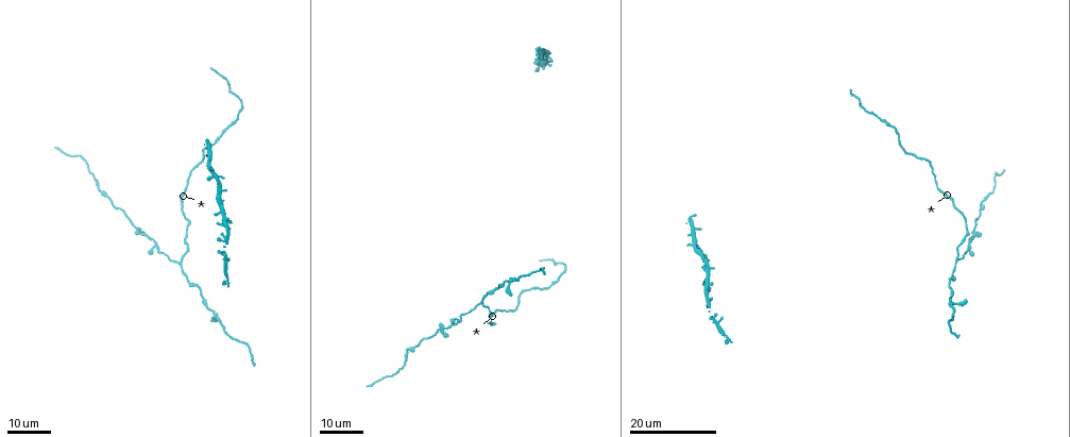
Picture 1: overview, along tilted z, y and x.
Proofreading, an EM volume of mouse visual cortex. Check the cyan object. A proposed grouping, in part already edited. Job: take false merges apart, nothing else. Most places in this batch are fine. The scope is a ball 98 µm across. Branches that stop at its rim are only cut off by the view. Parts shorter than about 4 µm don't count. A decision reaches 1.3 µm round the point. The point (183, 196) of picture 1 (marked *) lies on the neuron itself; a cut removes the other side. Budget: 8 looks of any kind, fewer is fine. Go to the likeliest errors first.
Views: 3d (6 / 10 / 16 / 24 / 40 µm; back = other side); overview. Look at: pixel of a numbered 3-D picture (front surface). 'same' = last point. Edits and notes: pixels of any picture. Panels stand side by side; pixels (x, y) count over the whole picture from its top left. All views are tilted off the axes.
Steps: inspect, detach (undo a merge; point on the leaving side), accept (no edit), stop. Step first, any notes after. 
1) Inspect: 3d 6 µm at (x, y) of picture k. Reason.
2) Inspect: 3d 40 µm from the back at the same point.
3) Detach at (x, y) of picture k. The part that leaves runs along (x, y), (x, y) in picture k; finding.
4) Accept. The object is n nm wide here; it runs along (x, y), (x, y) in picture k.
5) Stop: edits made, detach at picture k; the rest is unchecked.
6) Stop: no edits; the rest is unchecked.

Inspect: 3d 16 µm at (482, 302) of picture 1. A fork.

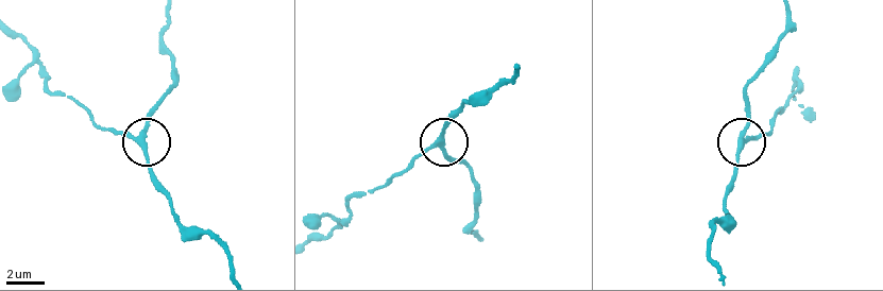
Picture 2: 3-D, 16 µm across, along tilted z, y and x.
Inspect: 3d 10 µm at (136, 139) of picture 2.

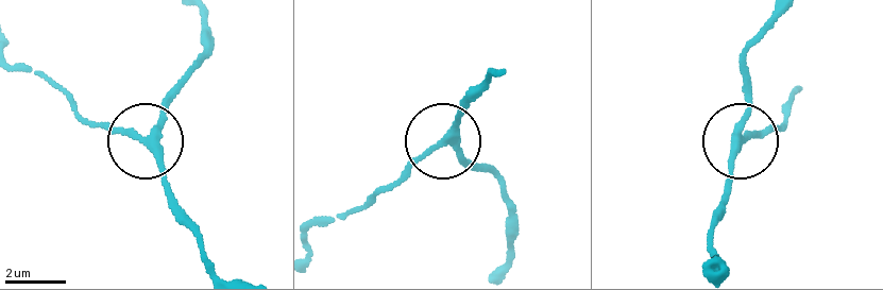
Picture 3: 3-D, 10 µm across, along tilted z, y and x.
Accept. 3 arms meet here; it runs along (782, 12), (748, 52), (743, 137), (783, 130) in picture 3; all the same neuron.

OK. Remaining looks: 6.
Inspect: 3d 24 µm at (509, 282) of picture 1. Four arms meet.

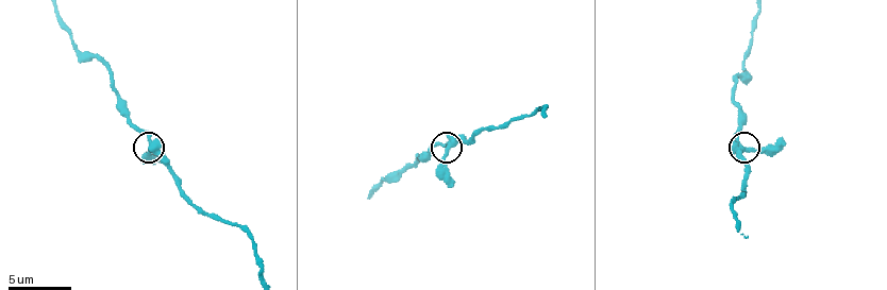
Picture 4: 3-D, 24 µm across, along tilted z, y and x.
Inspect: 3d 6 µm at (447, 147) of picture 4.

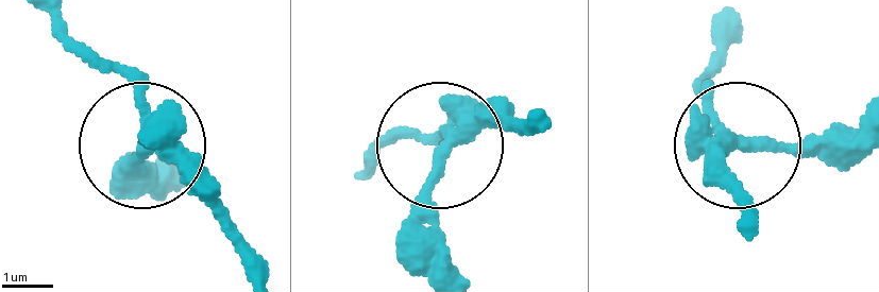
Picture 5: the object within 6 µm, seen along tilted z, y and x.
Accept. It runs along (715, 46), (699, 80), (731, 141), (860, 146) in picture 5; continuous, no second neuron.

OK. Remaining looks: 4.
Inspect: 3d 24 µm at (154, 247) of picture 1. Four arms meet.

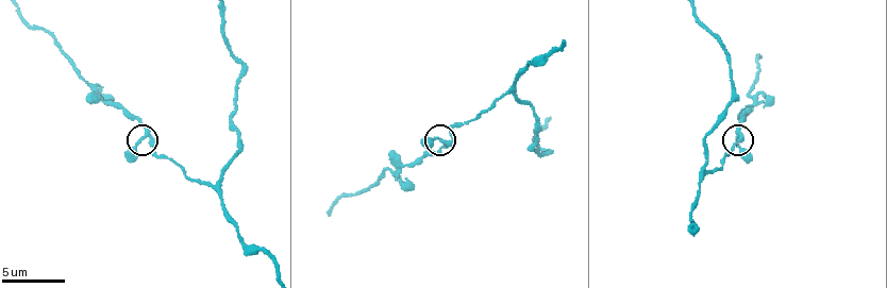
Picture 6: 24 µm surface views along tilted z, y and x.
Inspect: 3d 10 µm at (736, 135) of picture 6. Closer look.

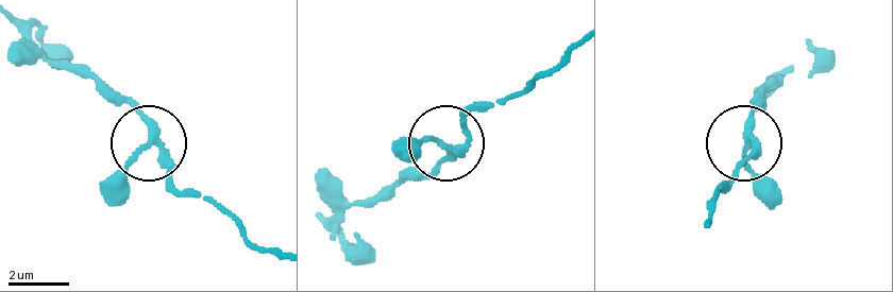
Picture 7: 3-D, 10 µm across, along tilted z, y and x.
Accept. It runs along (275, 253), (179, 191), (153, 146), (108, 193) in picture 7; all the same neuron.

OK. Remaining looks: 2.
Inspect: 3d 10 µm at (107, 100) of picture 6. Narrows sharply.

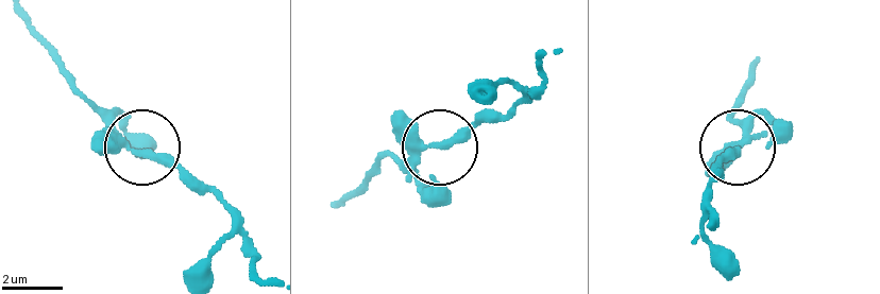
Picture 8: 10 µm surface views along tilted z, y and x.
Accept. 3 arms meet here; it runs along (257, 275), (234, 210), (130, 140), (71, 84) in picture 8; one neuron here.

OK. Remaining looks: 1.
Stop: no edits; the rest is unchecked.

